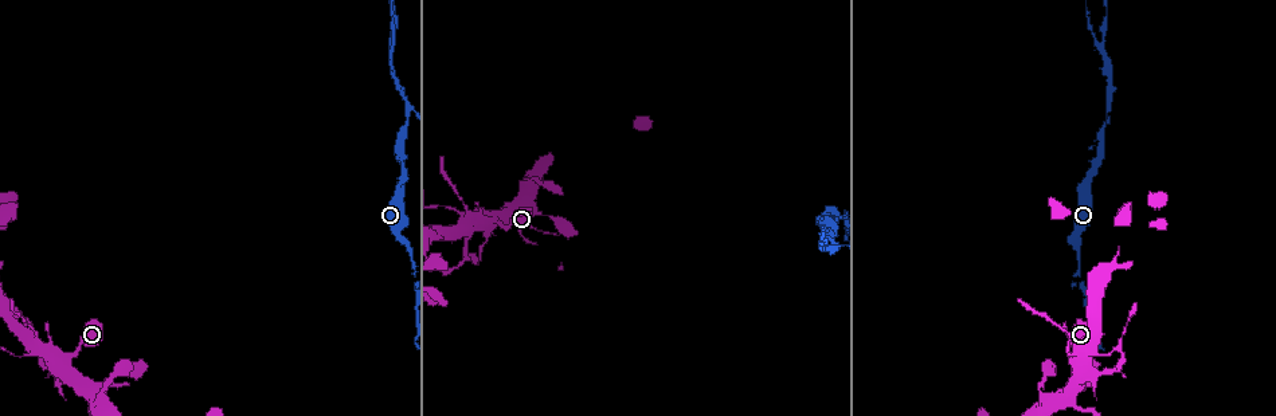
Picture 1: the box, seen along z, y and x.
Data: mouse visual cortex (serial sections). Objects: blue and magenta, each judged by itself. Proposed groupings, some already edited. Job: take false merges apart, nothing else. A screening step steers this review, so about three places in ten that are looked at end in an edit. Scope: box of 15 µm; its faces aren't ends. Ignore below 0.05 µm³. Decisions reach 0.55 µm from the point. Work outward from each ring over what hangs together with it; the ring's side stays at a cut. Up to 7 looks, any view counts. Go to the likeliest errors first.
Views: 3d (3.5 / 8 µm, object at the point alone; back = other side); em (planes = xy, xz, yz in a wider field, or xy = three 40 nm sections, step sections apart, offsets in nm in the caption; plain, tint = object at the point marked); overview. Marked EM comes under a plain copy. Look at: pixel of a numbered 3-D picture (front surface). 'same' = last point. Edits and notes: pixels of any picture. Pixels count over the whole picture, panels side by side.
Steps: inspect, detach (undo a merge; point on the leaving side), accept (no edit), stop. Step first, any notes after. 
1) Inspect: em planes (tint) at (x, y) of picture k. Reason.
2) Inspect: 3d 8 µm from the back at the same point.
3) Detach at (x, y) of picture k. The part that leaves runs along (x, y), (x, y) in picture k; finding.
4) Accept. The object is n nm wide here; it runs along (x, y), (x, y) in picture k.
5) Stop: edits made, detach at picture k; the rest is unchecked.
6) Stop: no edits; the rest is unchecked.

Inspect: 3d 3.5 µm from the back at (391, 47) of picture 1. Three arms meet.

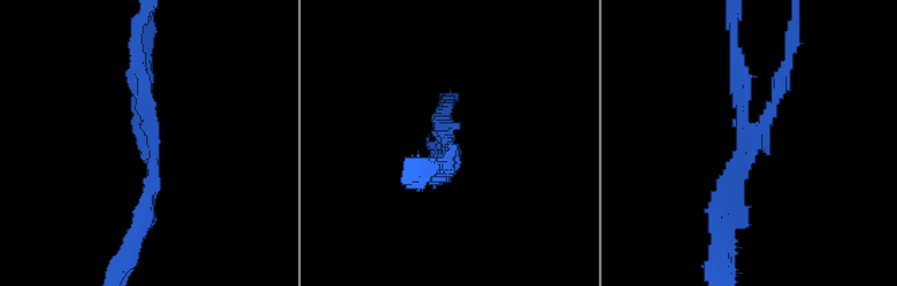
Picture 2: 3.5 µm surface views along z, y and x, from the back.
Inspect: em xy step 5 (tint) at (748, 140) of picture 2. 3 arms meet here; the arms are 150, 200, 200 nm wide; shape alone is not enough.

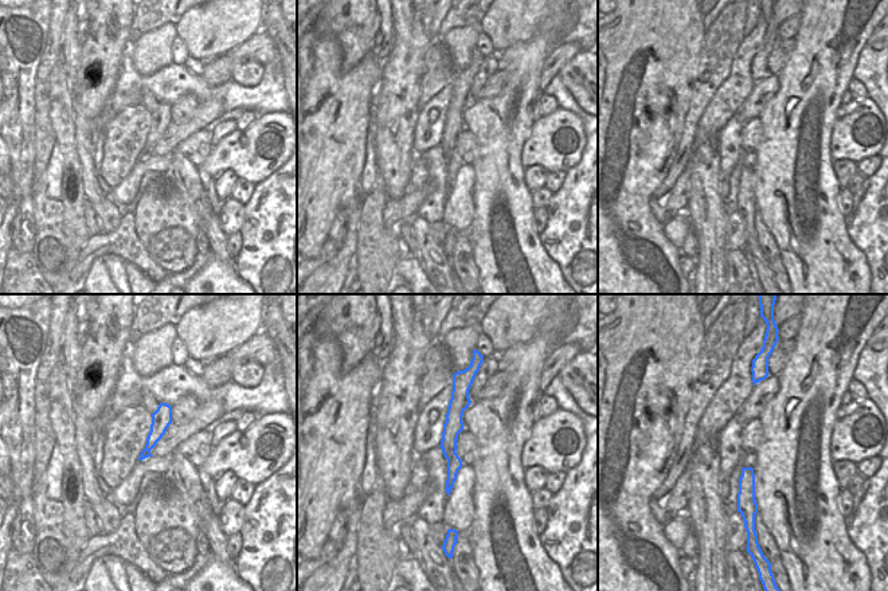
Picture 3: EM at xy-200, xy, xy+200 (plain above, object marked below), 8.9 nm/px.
Detach at (780, 89) of picture 2. A second cell is stuck on.

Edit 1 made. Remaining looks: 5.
Inspect: overview. Redraw.

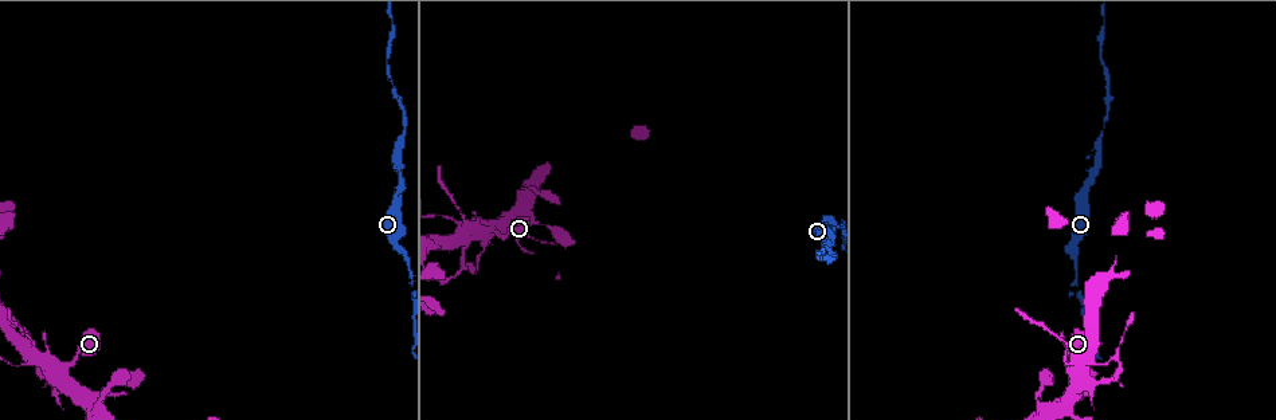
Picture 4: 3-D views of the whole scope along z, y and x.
Inspect: 3d 3.5 µm at (93, 397) of picture 4. Looks like a crossing.

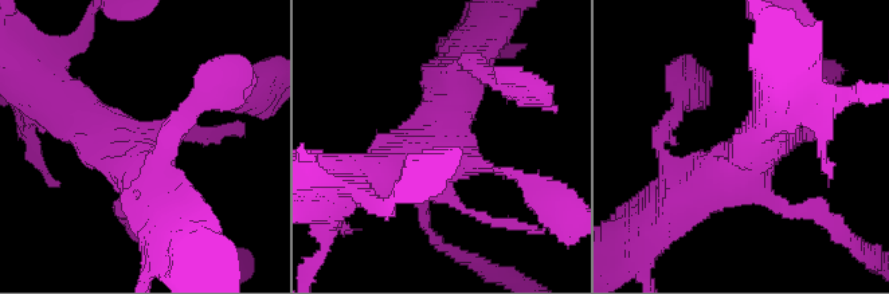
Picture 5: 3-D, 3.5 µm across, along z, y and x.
Inspect: em xy step 3 (tint) at (146, 144) of picture 5. Need the tissue.

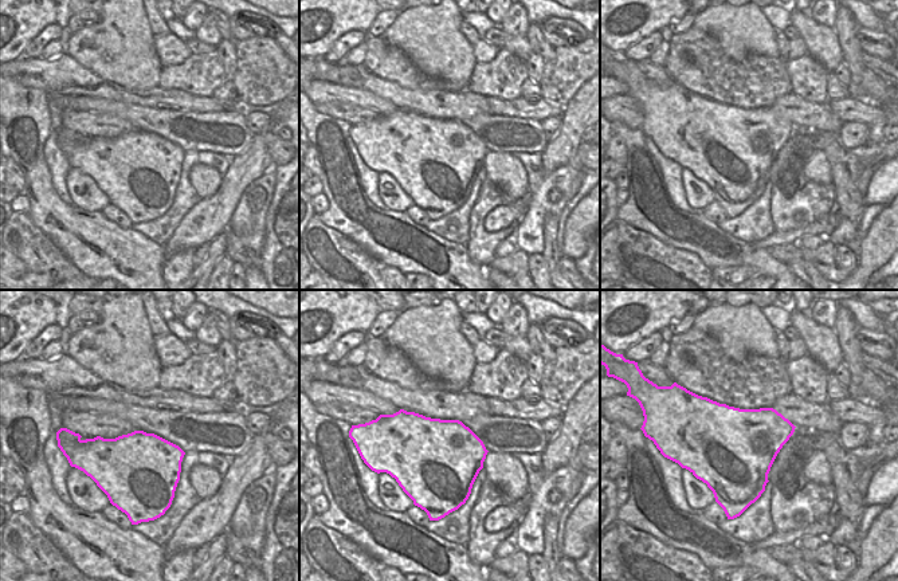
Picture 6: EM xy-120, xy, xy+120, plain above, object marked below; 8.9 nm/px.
Inspect: em xy step 1 (tint) at the same point.

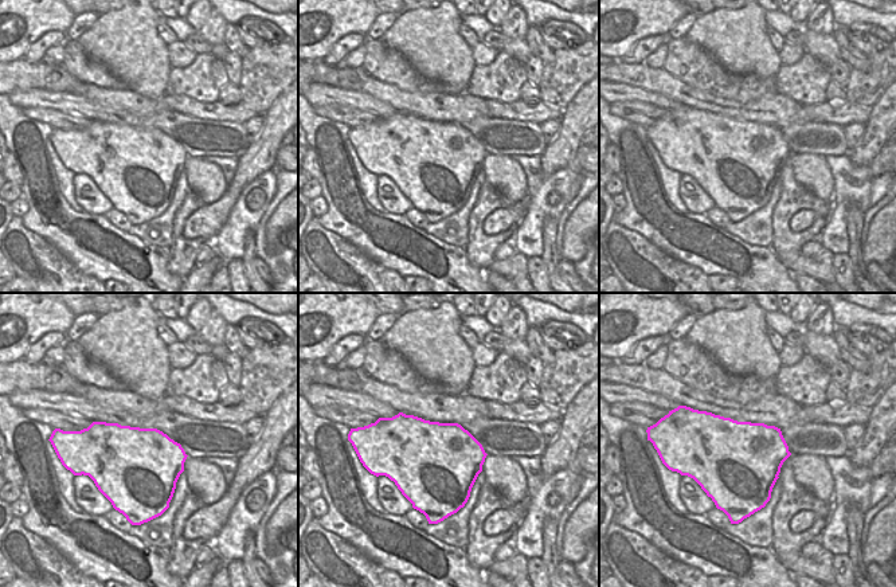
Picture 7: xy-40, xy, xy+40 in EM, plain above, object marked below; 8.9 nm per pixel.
Accept. It runs along (357, 179), (433, 148), (461, 75) in picture 5; one cell here.

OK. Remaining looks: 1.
Stop: edits made, detach at picture 2; the rest is unchecked.

